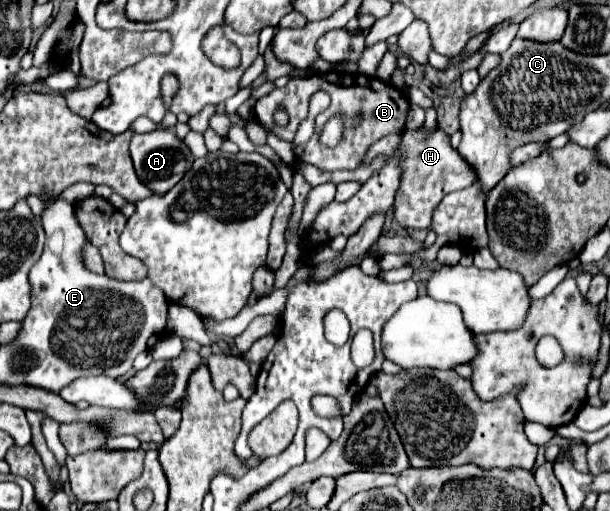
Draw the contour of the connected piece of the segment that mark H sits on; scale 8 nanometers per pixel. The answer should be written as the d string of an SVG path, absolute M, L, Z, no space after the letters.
M424 128L418 130L406 130L402 134L402 144L396 154L404 156L404 174L400 182L400 190L396 194L396 222L404 228L430 228L432 212L436 204L454 190L468 188L476 182L476 174L472 168L464 162L462 156L458 156L458 150L454 150L448 142L448 136L438 128L434 132L426 132Z

